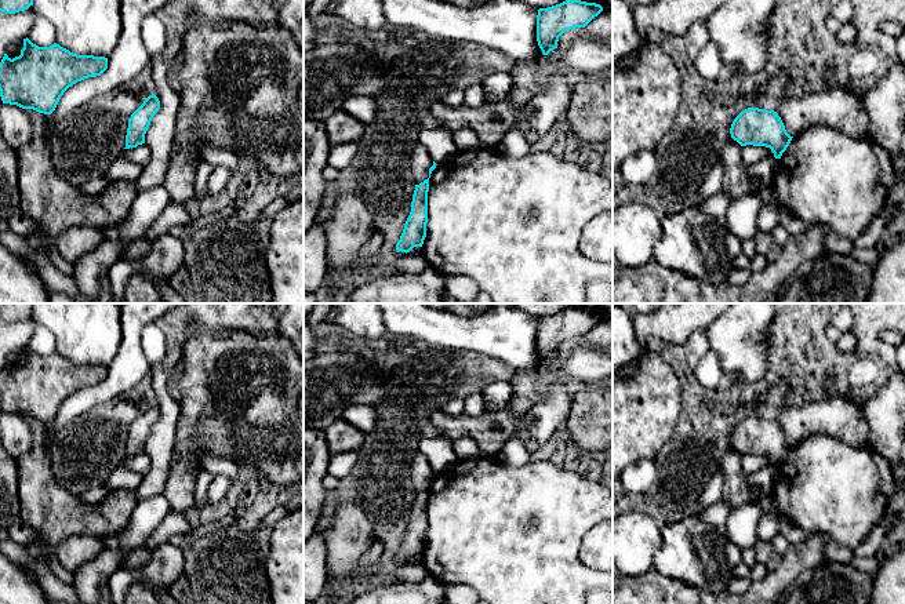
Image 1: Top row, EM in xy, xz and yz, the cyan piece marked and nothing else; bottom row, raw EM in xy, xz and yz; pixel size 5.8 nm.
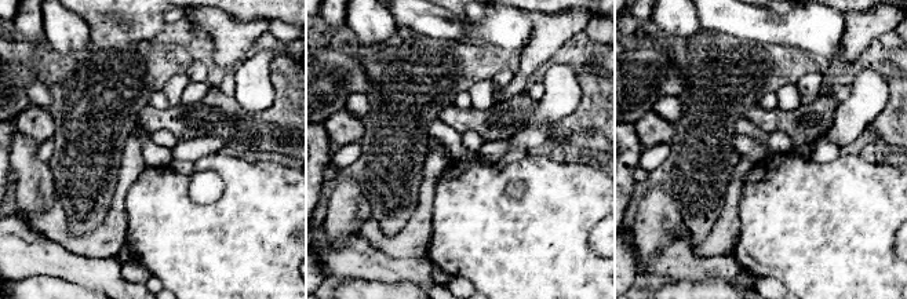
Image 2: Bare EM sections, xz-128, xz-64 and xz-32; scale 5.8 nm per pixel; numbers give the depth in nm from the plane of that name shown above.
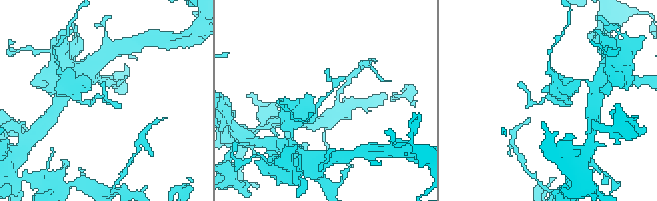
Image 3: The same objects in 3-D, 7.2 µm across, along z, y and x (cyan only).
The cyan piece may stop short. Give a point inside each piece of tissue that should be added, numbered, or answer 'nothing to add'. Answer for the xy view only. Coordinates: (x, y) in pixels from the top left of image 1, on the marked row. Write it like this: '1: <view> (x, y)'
nothing to add

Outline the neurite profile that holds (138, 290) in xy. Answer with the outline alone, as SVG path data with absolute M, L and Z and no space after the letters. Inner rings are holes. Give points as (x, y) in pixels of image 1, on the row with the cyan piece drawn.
M142 273L132 274L127 281L124 301L126 303L163 303L159 291Z

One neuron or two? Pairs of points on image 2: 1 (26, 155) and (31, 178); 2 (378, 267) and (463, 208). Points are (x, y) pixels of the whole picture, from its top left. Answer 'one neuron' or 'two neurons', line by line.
1: one neuron
2: two neurons

